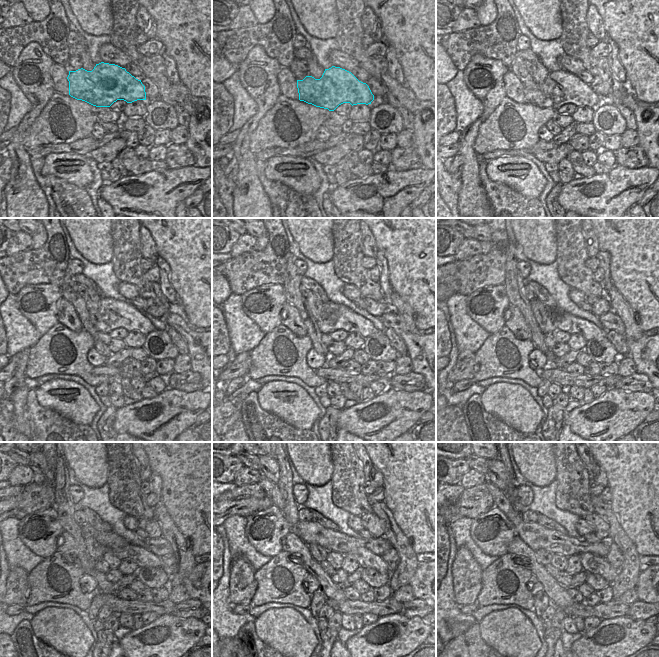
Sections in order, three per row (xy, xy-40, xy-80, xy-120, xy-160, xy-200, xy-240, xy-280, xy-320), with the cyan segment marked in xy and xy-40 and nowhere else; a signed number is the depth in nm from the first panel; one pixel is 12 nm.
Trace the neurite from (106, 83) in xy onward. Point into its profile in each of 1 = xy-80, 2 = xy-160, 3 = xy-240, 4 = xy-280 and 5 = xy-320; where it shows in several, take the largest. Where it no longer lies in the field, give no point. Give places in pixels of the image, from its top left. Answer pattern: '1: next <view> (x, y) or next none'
1: next xy-80 (561, 87)
2: next xy-160 (335, 316)
3: next xy-240 (142, 557)
4: next xy-280 (366, 559)
5: next xy-320 (591, 563)

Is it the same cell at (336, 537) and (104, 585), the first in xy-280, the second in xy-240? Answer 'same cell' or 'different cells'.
different cells

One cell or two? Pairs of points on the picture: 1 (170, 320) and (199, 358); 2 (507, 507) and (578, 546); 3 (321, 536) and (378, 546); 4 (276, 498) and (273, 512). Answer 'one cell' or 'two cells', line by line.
1: one cell
2: one cell
3: one cell
4: two cells

